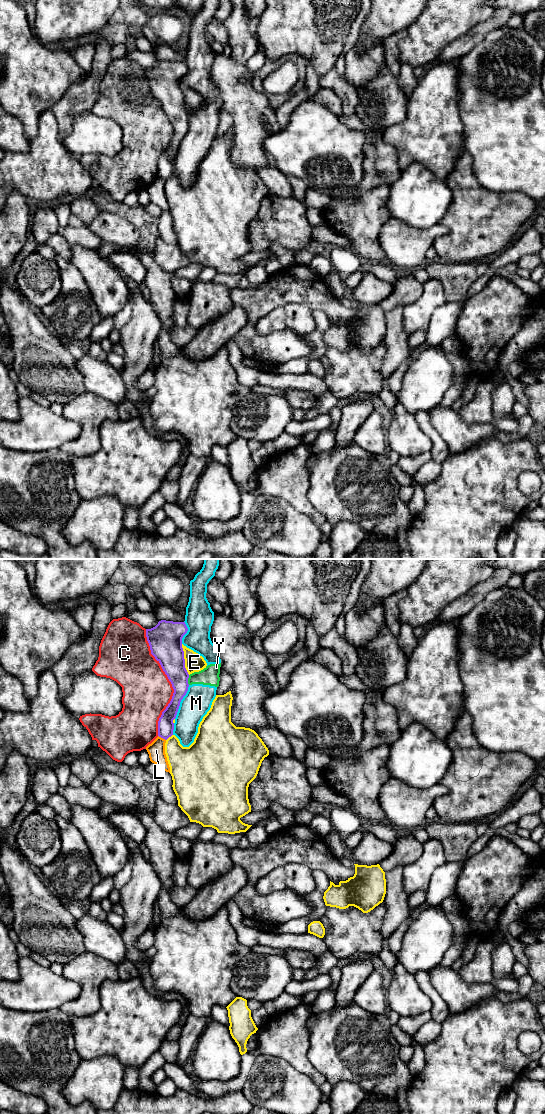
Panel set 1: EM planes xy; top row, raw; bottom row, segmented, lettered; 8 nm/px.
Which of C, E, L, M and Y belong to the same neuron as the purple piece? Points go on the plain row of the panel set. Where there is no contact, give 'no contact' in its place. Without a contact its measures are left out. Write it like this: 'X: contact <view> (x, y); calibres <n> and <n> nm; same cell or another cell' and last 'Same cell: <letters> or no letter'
C: contact xy (170, 121); calibres 220 and 400 nm; another cell
E: contact xy (184, 99); calibres 280 and 150 nm; another cell
L: contact xy (162, 177); calibres 130 and 140 nm; another cell
M: contact xy (180, 141); calibres 160 and 220 nm; another cell
Y: contact xy (187, 120); calibres 220 and 140 nm; another cell
Same cell: no letter

